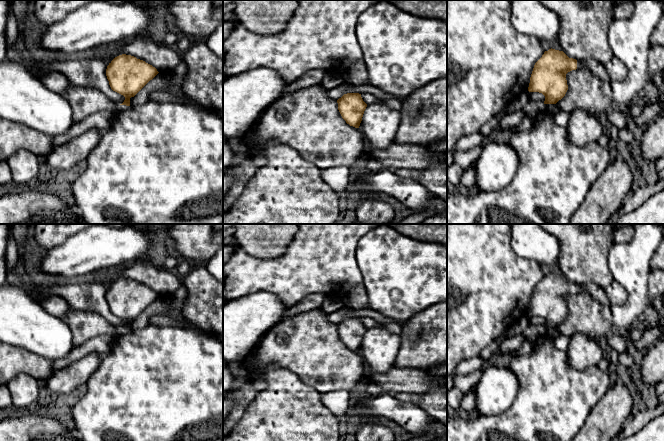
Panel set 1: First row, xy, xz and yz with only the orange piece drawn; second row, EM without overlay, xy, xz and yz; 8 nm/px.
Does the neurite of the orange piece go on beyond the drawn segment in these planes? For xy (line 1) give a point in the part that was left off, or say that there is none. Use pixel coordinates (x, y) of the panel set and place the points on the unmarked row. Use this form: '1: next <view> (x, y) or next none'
1: next none

